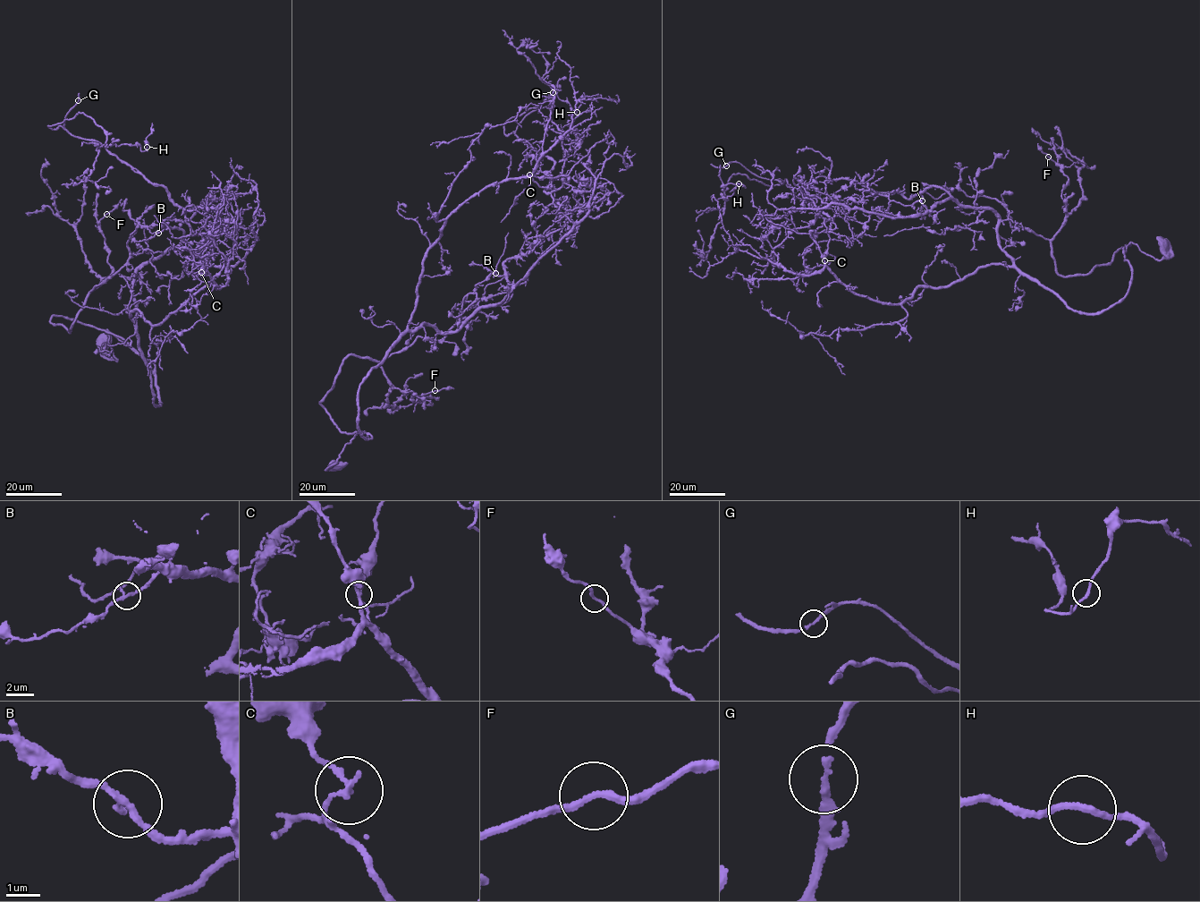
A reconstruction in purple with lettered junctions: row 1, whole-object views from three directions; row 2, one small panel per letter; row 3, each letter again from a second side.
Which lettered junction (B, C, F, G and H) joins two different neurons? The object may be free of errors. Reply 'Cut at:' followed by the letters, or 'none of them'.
Cut at: C

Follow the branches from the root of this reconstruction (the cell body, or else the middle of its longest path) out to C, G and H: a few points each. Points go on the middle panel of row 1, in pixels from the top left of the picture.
C: (333, 463), (358, 432), (367, 439), (357, 429), (359, 385), (406, 329), (445, 219), (487, 187), (529, 174)
G: (333, 463), (367, 439), (359, 385), (392, 343), (458, 330), (526, 282), (554, 163), (515, 131), (553, 92)
H: (333, 463), (367, 439), (359, 385), (392, 343), (526, 282), (554, 163), (504, 124), (551, 86), (577, 112)

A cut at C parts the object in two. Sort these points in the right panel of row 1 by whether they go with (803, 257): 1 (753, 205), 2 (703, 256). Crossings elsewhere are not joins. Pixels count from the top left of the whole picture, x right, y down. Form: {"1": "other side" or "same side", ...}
{"1": "other side", "2": "same side"}

